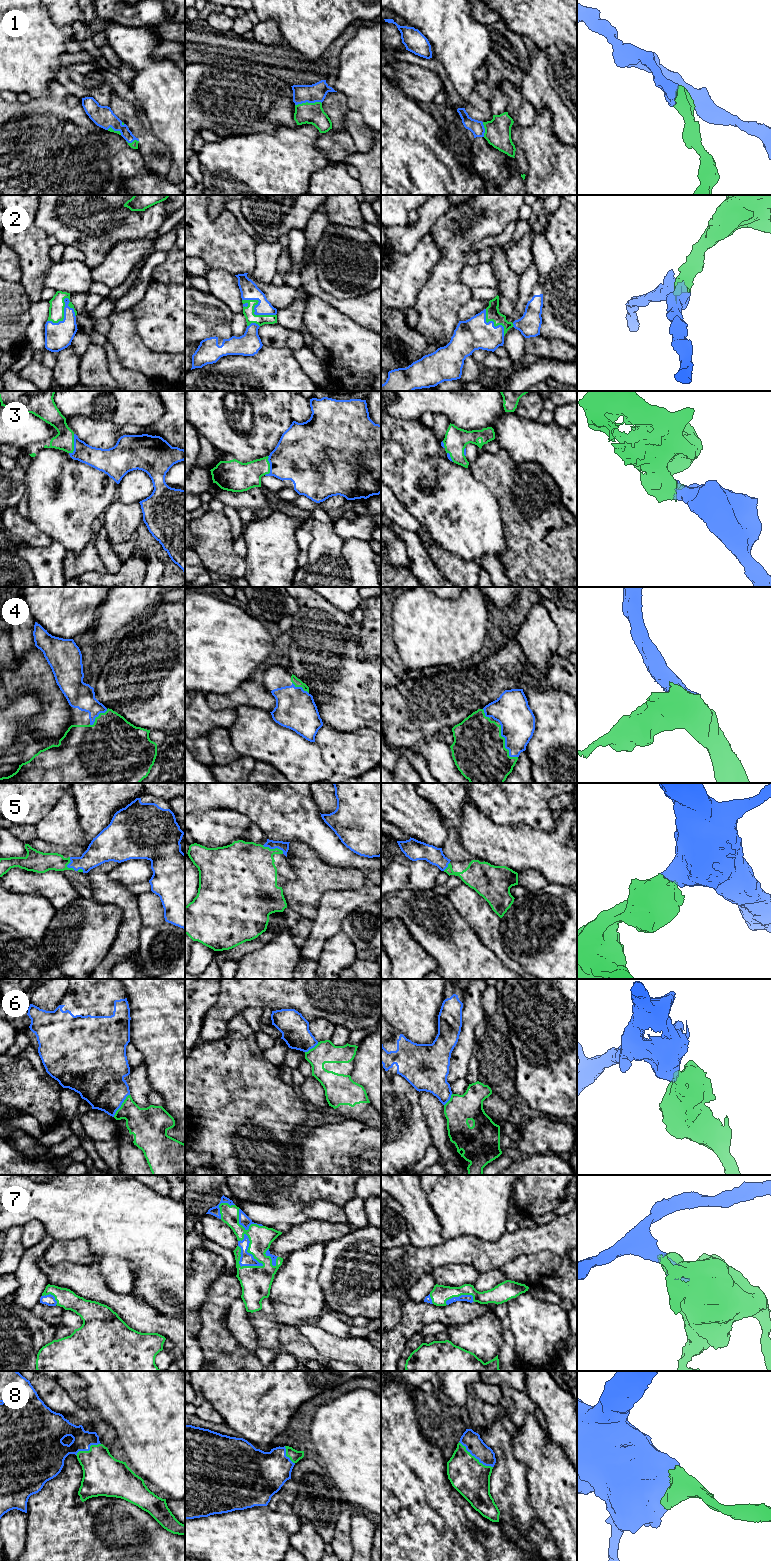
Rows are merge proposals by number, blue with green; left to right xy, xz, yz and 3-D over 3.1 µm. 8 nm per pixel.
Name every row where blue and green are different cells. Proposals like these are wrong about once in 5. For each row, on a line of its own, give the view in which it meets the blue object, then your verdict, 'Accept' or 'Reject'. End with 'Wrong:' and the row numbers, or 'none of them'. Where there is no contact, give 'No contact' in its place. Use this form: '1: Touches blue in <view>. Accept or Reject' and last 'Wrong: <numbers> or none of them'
1: Touches blue in xz. Accept
2: Touches blue in xy. Accept
3: Touches blue in xy. Accept
4: Touches blue in yz. Accept
5: Touches blue in xz. Accept
6: Touches blue in xy. Reject
7: Touches blue in xz. Accept
8: Touches blue in yz. Accept
Wrong: 6

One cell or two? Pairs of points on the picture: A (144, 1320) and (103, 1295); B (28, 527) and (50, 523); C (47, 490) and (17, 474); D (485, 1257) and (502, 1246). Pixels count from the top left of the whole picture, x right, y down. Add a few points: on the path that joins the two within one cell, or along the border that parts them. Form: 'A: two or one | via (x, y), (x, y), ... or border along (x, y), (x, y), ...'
A: one | via (134, 1312), (126, 1305), (113, 1300)
B: two | border along (29, 518), (52, 540)
C: two | border along (25, 470), (24, 490)
D: one | via (489, 1255), (494, 1254), (498, 1250)

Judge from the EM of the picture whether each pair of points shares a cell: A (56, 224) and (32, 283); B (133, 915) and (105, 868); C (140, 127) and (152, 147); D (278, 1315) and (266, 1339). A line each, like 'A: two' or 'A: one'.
A: two
B: one
C: one
D: one

